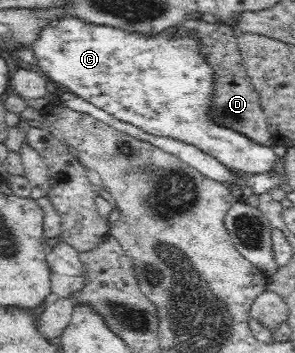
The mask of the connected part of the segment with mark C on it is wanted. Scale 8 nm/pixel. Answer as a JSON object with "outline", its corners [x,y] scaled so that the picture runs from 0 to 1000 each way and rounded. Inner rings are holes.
{"outline":[[[231,45],[186,54],[183,62],[166,65],[166,74],[149,76],[129,110],[105,127],[105,139],[136,190],[132,201],[159,227],[214,241],[224,258],[258,266],[386,334],[536,388],[586,388],[654,408],[671,425],[729,445],[793,487],[881,493],[925,482],[946,445],[922,416],[878,411],[807,380],[807,371],[749,360],[722,348],[708,331],[719,198],[712,181],[671,147],[671,125],[651,105],[658,96],[576,108],[569,85],[519,99],[468,96],[468,91],[454,96],[373,74],[278,62],[264,51]]]}

